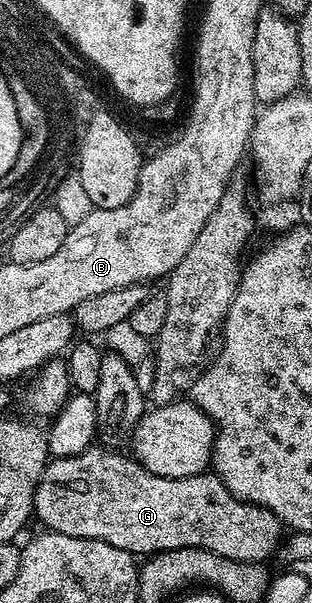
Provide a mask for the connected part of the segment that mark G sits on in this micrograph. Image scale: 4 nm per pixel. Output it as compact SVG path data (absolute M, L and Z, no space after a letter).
M92 446L86 448L81 454L73 454L72 456L60 456L52 459L48 463L46 470L43 472L42 478L35 491L35 511L34 519L43 523L44 529L52 532L60 532L61 534L69 534L73 538L89 538L90 540L100 540L101 542L109 542L109 546L117 546L117 550L125 550L136 558L146 558L157 552L168 552L169 550L177 550L178 548L200 548L201 550L209 550L213 554L221 554L221 558L229 558L237 562L249 562L257 564L267 562L276 555L277 549L285 536L285 525L283 521L277 518L277 514L273 514L267 508L262 508L256 504L250 504L244 500L239 500L225 486L225 482L214 474L204 474L202 476L186 476L185 478L165 478L153 474L149 470L145 470L143 465L134 458L126 460L118 451L108 450L103 446Z

